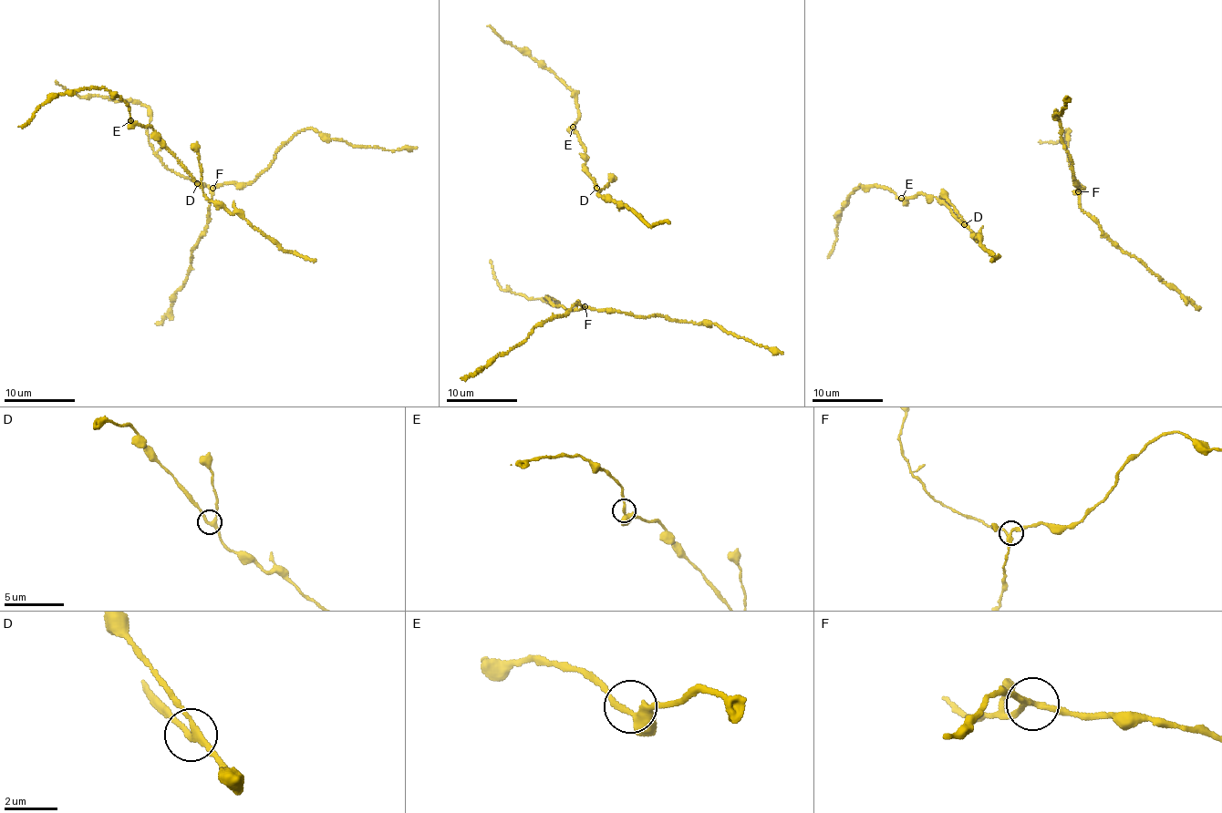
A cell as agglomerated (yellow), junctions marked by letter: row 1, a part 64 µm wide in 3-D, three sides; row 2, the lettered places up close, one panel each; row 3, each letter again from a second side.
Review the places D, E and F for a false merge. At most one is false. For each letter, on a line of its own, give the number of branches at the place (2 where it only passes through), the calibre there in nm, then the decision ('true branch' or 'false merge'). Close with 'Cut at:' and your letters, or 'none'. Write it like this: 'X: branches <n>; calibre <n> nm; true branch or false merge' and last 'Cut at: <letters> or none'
D: branches 3; calibre 220 nm; true branch
E: branches 3; calibre 280 nm; true branch
F: branches 3; calibre 220 nm; false merge
Cut at: F

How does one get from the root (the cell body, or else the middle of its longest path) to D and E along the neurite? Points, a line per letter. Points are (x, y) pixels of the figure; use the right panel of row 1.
D: (982, 226), (978, 241), (964, 224)
E: (982, 226), (978, 241), (972, 231), (934, 197), (922, 194), (901, 198)

